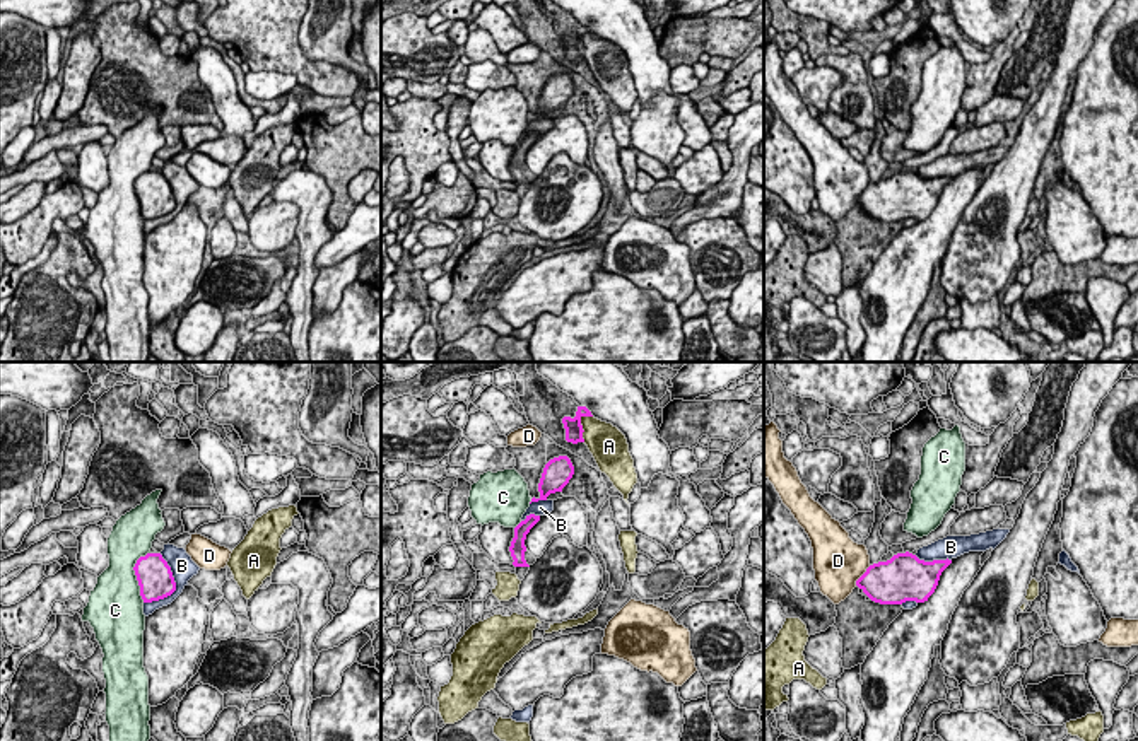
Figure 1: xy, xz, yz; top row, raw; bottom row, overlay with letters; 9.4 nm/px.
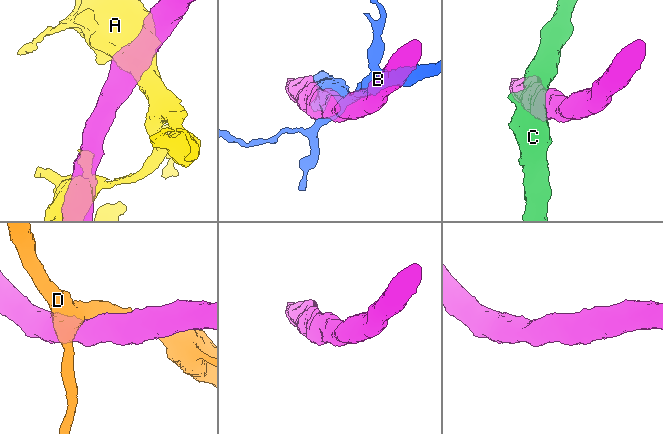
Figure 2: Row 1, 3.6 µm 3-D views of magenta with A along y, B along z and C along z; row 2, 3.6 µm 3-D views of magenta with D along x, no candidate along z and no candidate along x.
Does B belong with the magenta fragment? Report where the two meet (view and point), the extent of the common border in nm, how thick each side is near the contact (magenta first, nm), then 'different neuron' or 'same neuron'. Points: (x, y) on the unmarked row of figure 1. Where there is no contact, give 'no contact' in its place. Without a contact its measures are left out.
contact xy (175, 205); length 500 nm; calibres 340 and 220 nm; same neuron

